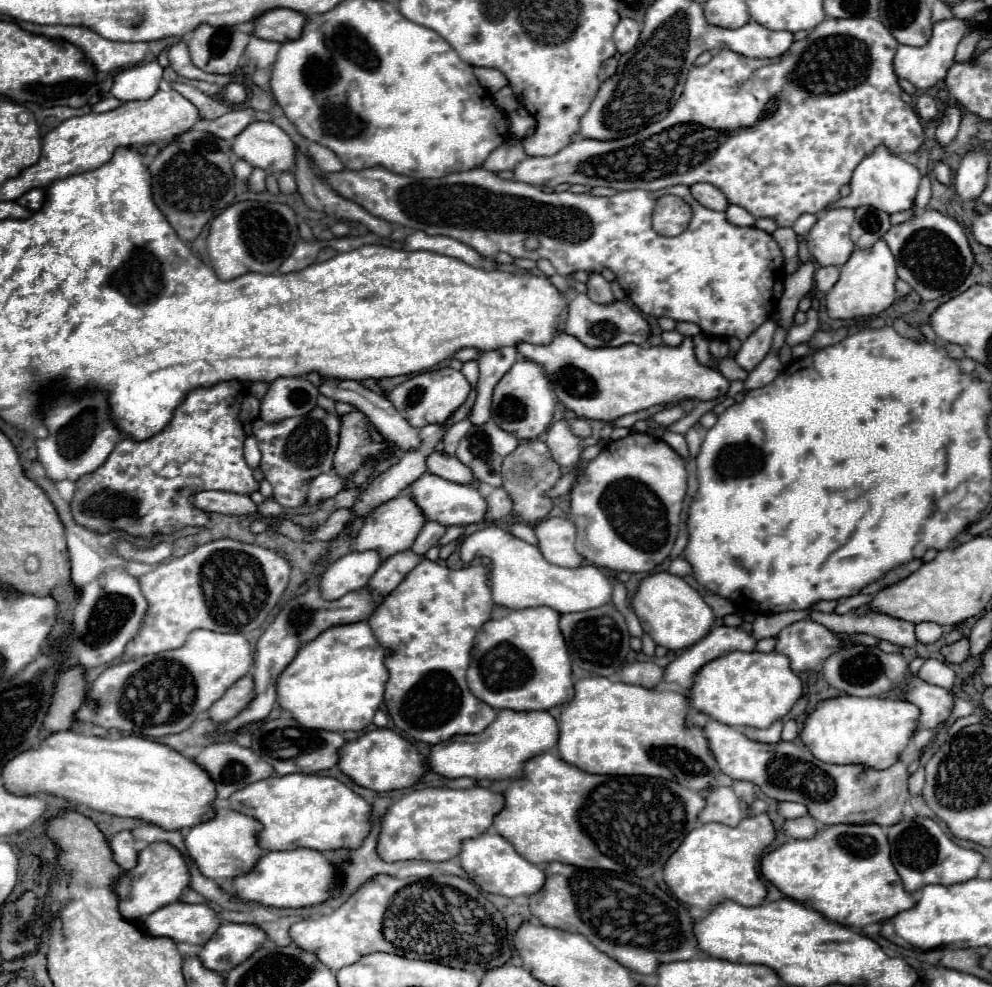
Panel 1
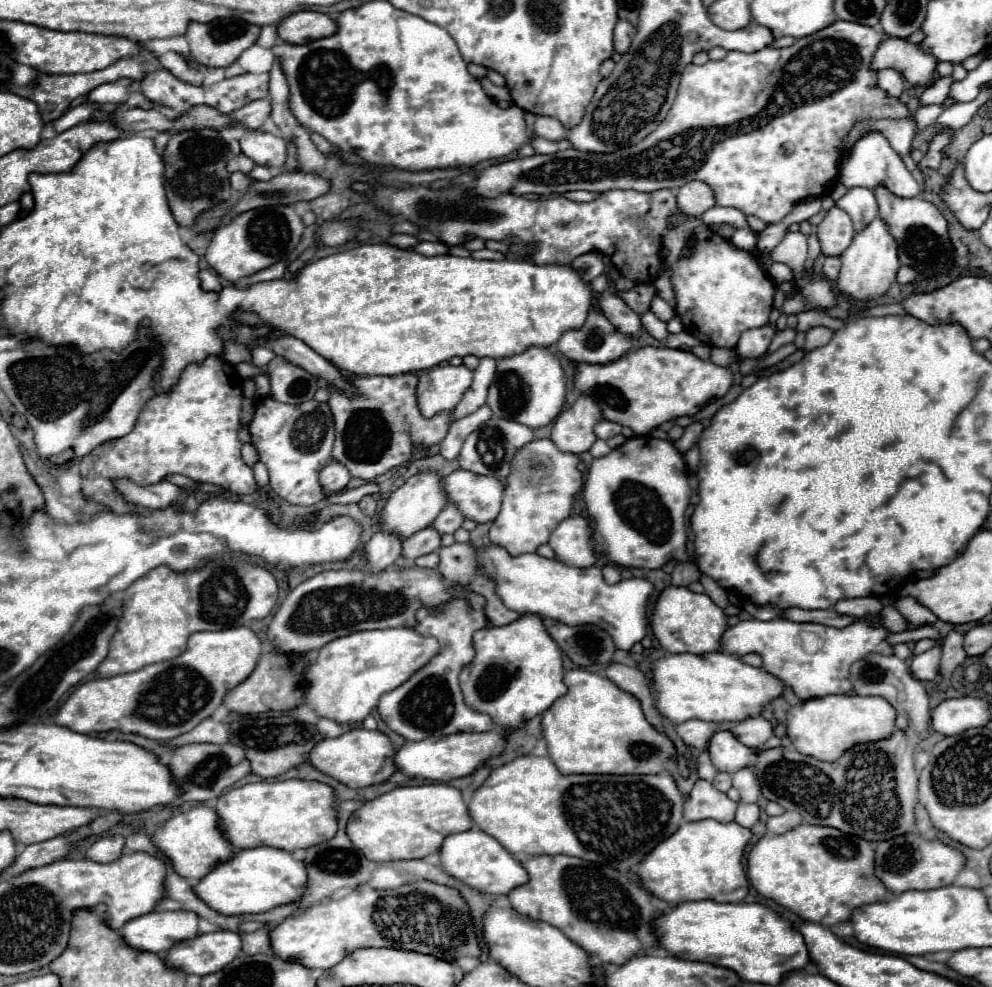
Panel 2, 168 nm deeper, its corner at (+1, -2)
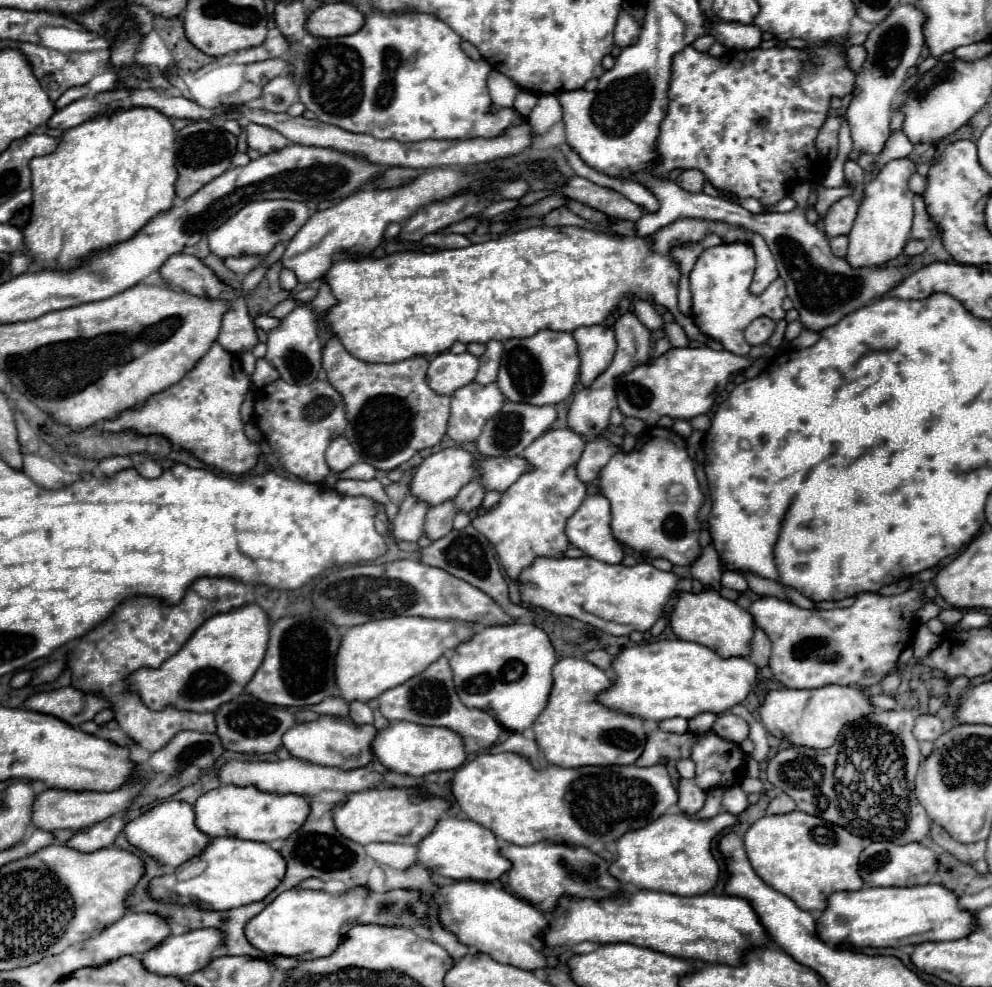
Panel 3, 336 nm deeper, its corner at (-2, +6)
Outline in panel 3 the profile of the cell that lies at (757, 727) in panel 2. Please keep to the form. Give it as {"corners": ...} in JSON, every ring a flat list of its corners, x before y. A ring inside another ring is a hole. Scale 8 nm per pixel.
{"corners":[[720,714,718,720,716,720,716,724,712,726,712,730,714,730,720,738,724,738,724,740,734,742,734,744,740,744,744,738,748,738,750,726,748,726,748,722,746,722,744,718,740,718,740,716]]}

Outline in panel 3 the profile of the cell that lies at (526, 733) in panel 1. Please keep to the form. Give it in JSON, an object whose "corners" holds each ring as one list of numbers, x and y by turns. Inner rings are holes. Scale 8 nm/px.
{"corners":[[392,722,388,728,378,732,376,740,372,742,372,750,388,770,398,774,410,774,410,776,456,770,466,762,464,740,460,734,452,732,450,728,420,726,412,722]]}

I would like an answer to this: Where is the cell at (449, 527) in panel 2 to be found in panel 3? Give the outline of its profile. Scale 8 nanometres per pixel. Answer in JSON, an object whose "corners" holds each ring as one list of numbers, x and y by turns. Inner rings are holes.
{"corners":[[472,480,458,492,458,496,454,498,454,506,458,512,472,512,480,508,482,498,484,498,484,488,480,488,478,480]]}

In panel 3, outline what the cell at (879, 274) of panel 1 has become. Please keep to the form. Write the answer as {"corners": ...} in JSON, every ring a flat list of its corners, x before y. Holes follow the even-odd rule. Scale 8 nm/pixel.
{"corners":[[900,158,888,162,880,168,878,176,870,180,864,188,864,200,858,208,858,218,848,234,850,246,846,262,852,268,882,266,902,254,912,226,912,192,908,190,908,178,916,172,916,162,910,158]]}

